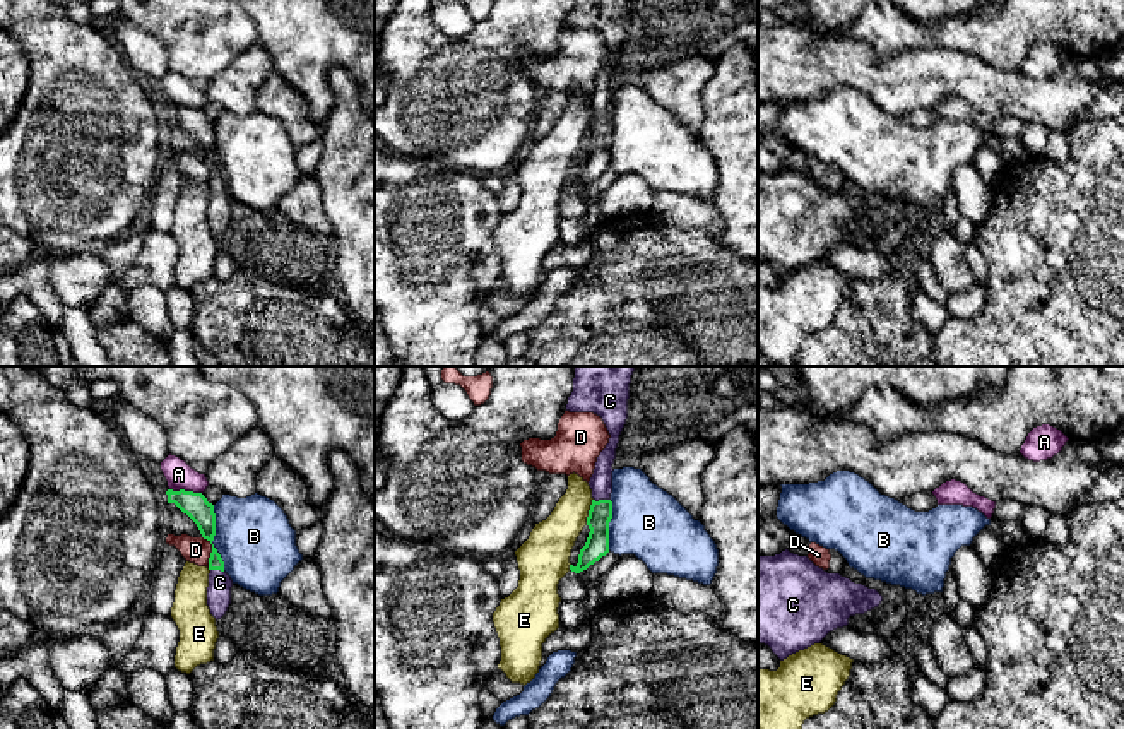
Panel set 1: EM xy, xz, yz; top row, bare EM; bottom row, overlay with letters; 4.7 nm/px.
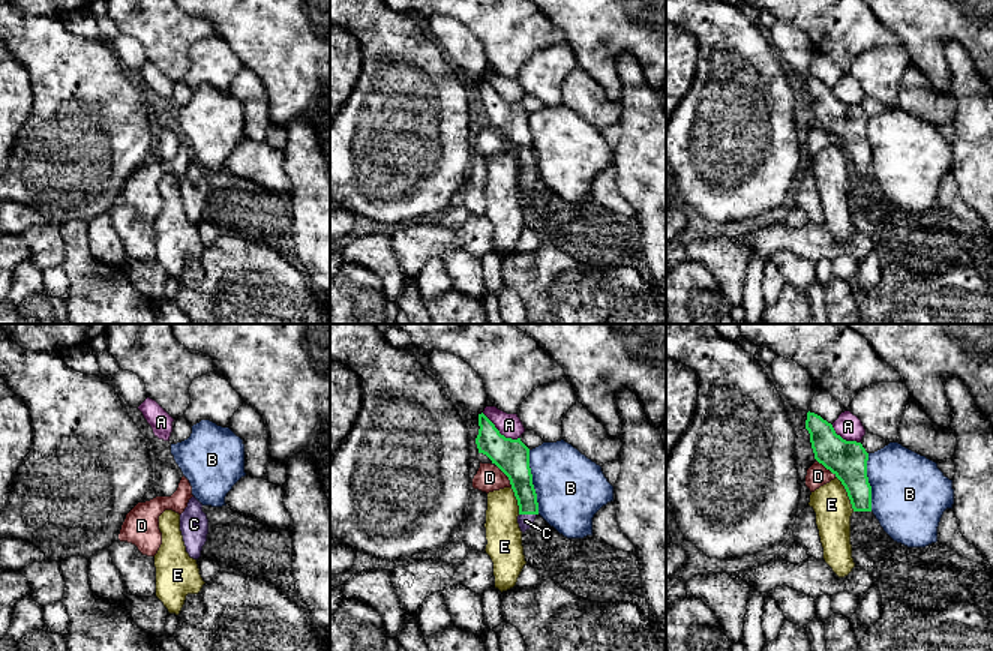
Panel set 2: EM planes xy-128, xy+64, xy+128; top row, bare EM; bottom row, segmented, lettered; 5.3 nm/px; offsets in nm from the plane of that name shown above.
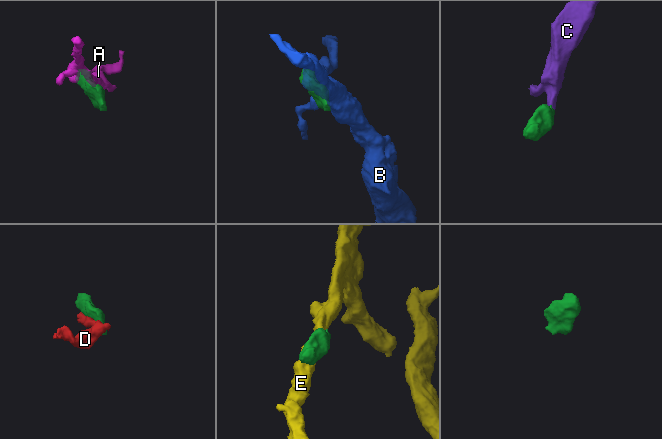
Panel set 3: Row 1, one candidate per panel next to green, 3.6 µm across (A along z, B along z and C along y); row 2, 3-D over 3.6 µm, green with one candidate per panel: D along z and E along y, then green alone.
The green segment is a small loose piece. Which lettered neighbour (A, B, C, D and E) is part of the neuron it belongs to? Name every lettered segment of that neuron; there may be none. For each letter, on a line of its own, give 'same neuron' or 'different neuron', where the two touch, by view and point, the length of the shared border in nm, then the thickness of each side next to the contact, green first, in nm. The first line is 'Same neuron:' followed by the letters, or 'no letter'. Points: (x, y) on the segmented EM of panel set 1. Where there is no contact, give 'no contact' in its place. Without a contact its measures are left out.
Same neuron: C
A: different neuron | xy (183, 490) | 150 nm | 120/130 nm
B: different neuron | xy (212, 538) | 320 nm | 120/360 nm
C: same neuron | xz (603, 500) | 80 nm | 110/110 nm
D: different neuron | xy (212, 551) | 160 nm | 120/130 nm
E: different neuron | xz (589, 512) | 130 nm | 110/220 nm

